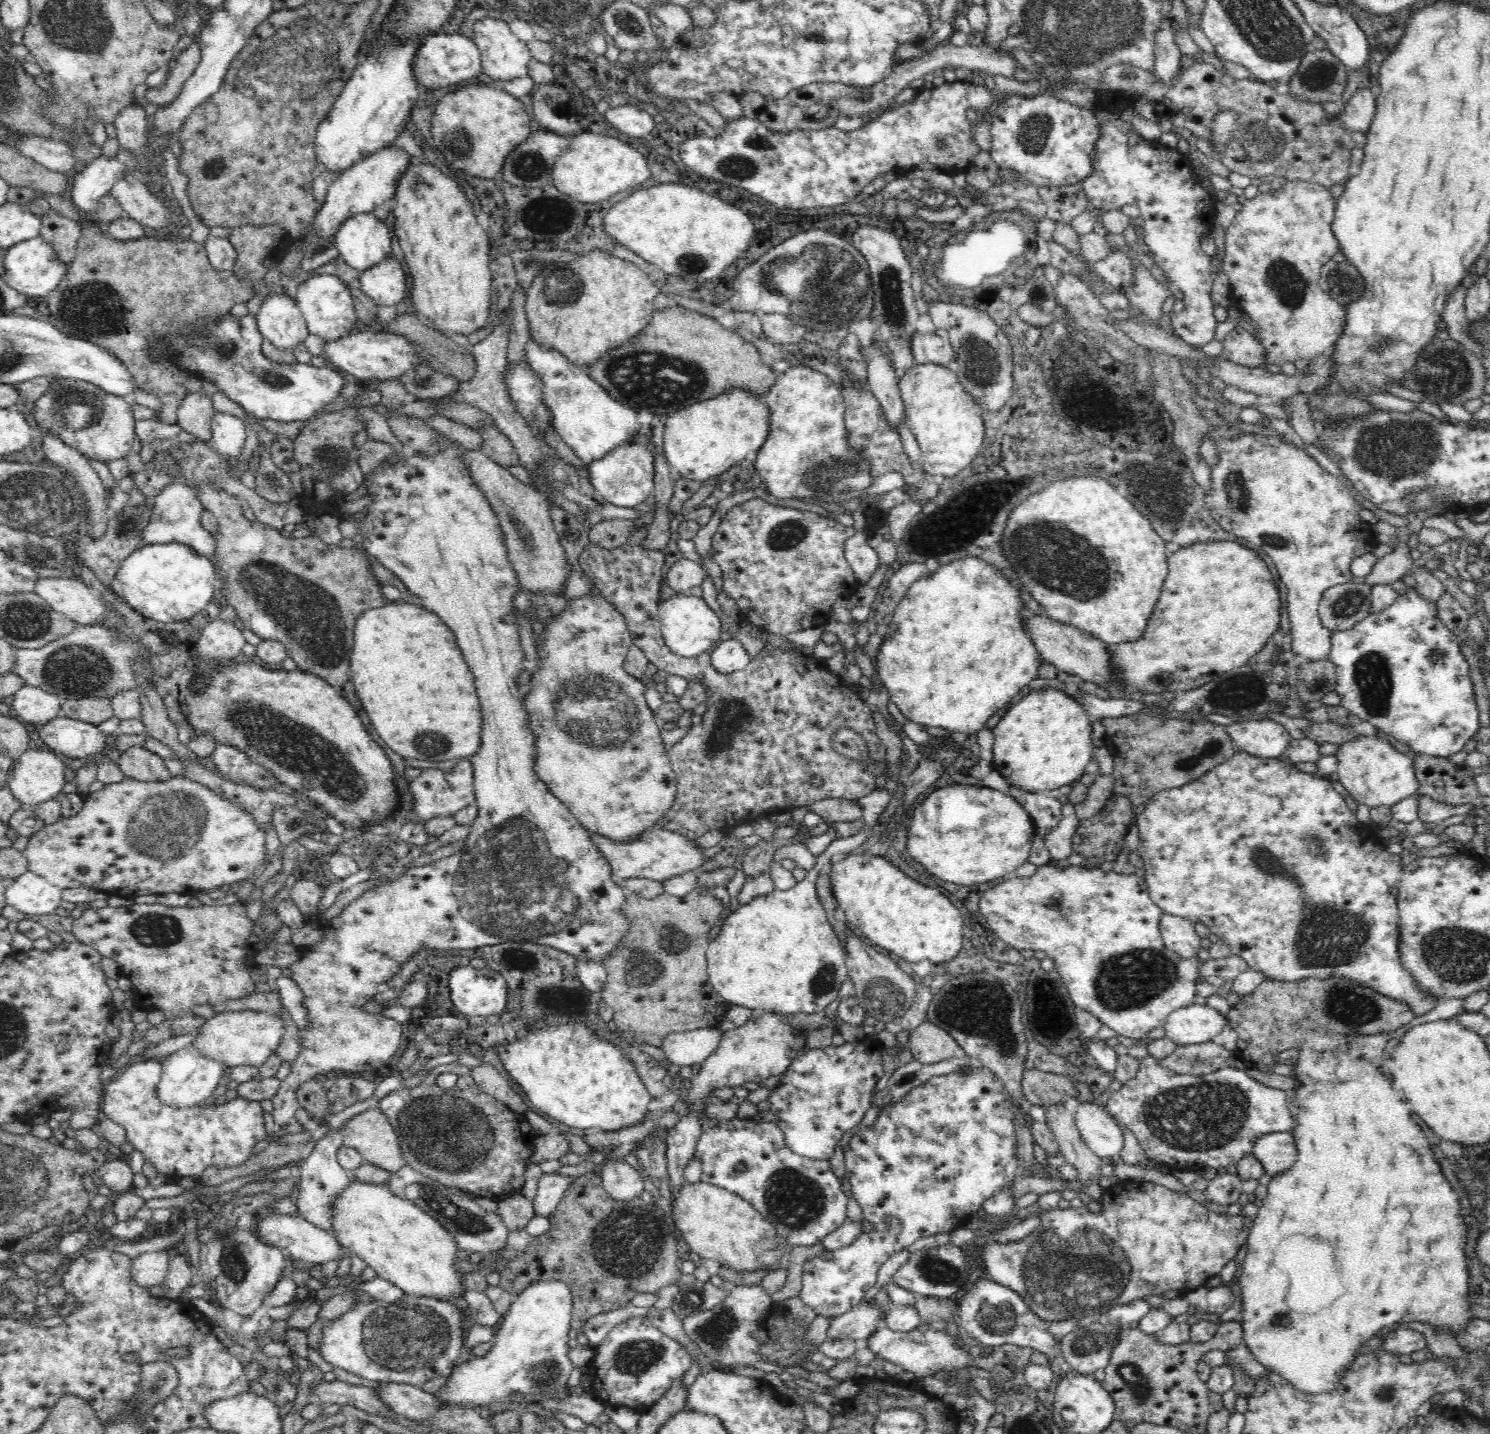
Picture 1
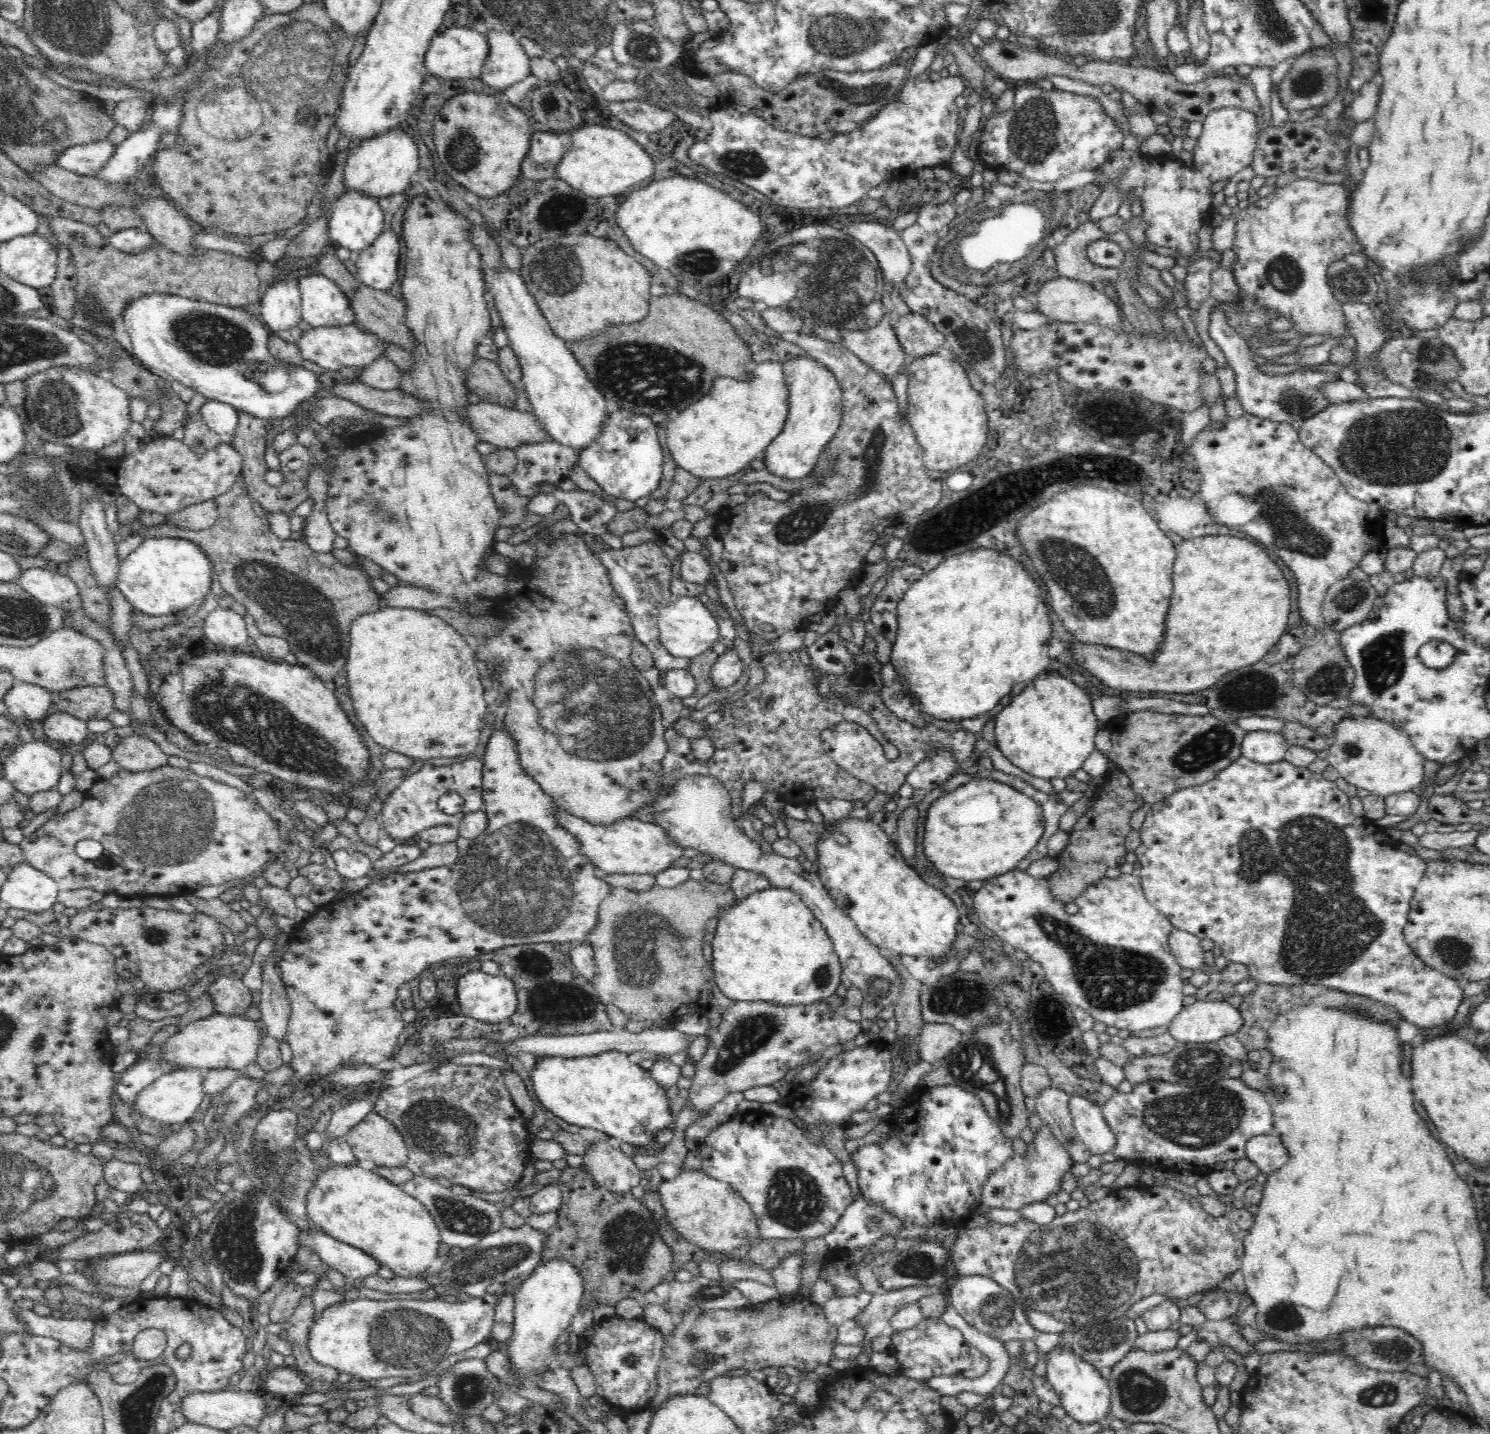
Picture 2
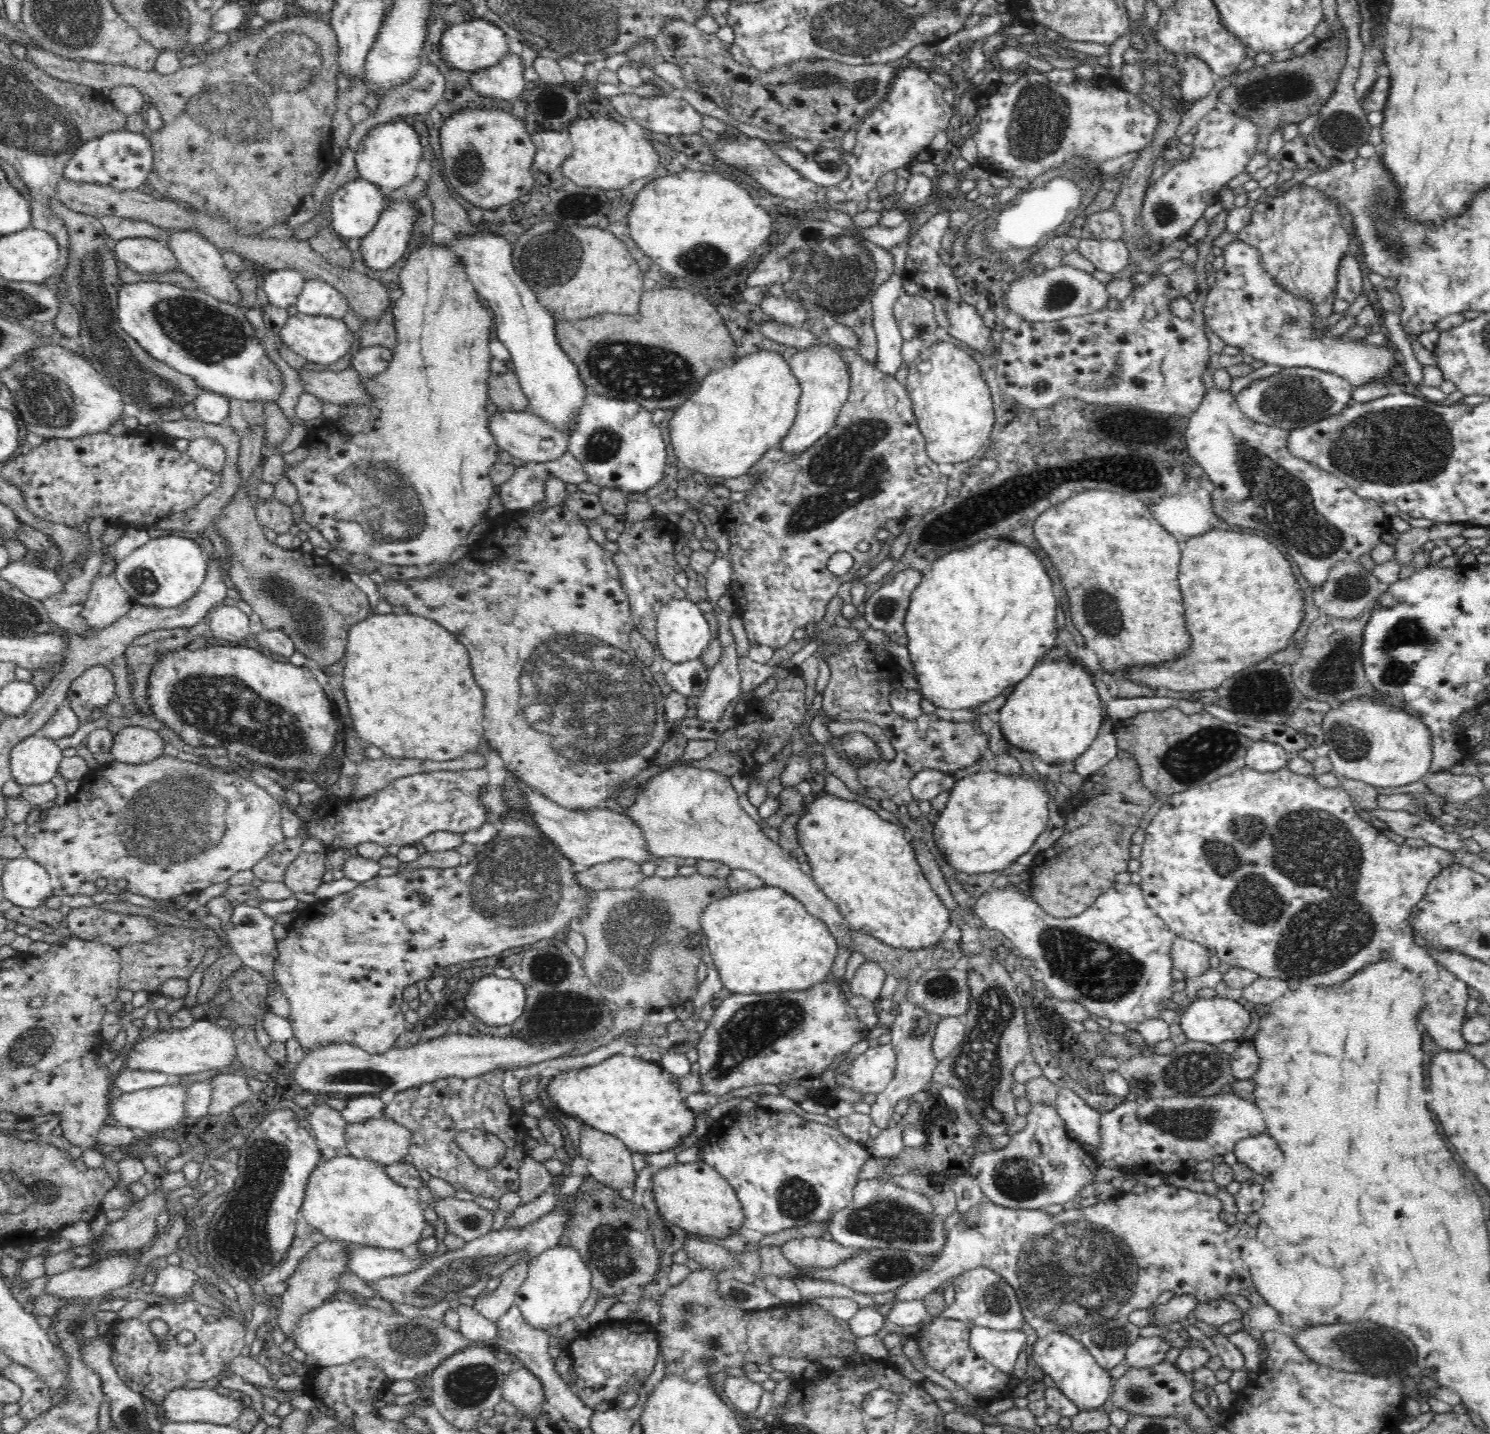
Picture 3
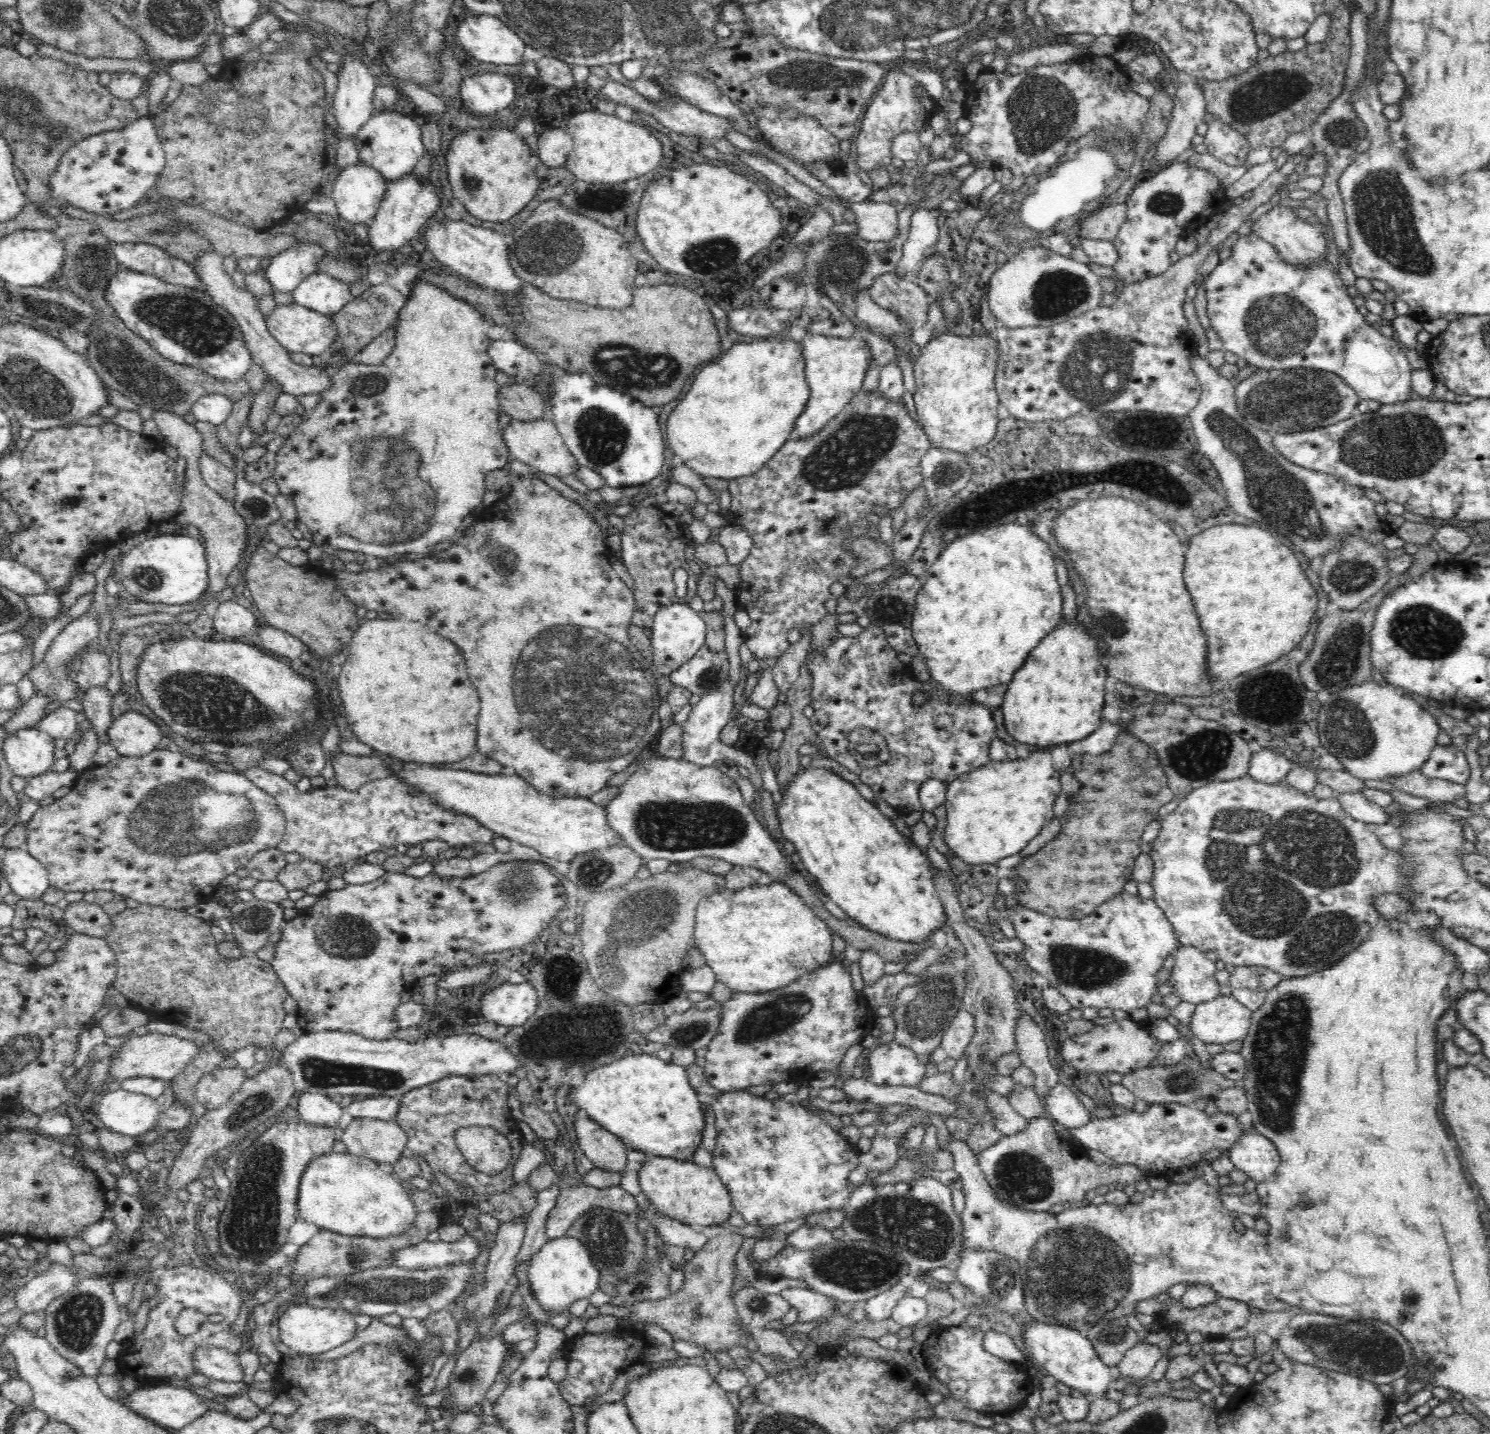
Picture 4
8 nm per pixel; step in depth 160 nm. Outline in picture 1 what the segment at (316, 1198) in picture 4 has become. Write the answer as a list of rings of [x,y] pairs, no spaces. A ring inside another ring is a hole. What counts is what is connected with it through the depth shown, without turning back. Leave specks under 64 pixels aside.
[[[353,1180],[352,1184],[348,1184],[348,1188],[332,1202],[330,1219],[335,1237],[346,1250],[365,1260],[367,1266],[373,1268],[378,1277],[391,1282],[406,1294],[450,1301],[464,1296],[464,1272],[456,1267],[456,1252],[459,1248],[454,1236],[440,1221],[426,1214],[411,1200],[402,1200],[390,1192],[386,1184],[364,1184]]]

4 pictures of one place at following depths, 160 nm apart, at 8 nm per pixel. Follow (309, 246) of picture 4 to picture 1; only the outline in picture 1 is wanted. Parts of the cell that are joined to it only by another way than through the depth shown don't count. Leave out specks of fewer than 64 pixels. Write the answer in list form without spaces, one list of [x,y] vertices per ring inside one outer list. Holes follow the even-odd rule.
[[[286,293],[267,297],[256,315],[258,330],[276,348],[296,348],[309,334],[297,301]]]

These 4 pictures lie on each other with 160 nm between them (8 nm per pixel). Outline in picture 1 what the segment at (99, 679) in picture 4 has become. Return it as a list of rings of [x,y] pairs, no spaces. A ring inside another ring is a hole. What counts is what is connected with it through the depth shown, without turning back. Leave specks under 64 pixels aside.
[[[74,698],[62,701],[60,717],[70,717],[90,724],[98,725],[110,720],[113,715],[113,706],[110,698]]]

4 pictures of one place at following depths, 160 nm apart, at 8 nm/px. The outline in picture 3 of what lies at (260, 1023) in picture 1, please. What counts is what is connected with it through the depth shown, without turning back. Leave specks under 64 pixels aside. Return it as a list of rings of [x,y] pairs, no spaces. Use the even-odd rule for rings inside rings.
[[[211,1019],[195,1020],[189,1028],[173,1029],[160,1033],[148,1033],[136,1043],[125,1057],[124,1068],[139,1071],[163,1072],[172,1079],[181,1074],[192,1074],[226,1068],[236,1058],[234,1027],[216,1026]]]

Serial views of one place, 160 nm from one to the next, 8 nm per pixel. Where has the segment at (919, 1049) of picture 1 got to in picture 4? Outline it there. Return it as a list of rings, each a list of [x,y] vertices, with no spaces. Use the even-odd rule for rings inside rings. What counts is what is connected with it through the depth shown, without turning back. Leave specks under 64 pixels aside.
[[[959,1010],[941,1039],[941,1047],[950,1058],[959,1059],[968,1049],[972,1036],[976,1034],[975,1018],[972,1014]]]

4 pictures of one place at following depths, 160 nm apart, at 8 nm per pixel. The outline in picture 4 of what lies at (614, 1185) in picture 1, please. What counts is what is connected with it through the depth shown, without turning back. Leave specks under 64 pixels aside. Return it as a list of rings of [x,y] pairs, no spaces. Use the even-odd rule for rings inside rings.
[[[590,1117],[576,1119],[574,1126],[579,1147],[595,1168],[624,1171],[628,1164],[627,1146],[621,1139]]]

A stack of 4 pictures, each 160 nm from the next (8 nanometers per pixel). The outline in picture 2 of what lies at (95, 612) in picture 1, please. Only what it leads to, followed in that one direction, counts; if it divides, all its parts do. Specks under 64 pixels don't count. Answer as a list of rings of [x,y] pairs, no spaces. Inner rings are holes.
[[[29,568],[20,572],[16,578],[18,586],[44,604],[74,612],[83,602],[78,585],[68,577],[45,568]]]

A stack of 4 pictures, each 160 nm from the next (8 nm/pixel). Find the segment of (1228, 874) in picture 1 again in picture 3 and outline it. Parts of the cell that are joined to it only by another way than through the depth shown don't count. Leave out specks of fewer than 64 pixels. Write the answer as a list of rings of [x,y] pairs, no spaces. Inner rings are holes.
[[[1248,765],[1238,768],[1231,775],[1221,776],[1218,780],[1202,784],[1179,792],[1163,799],[1162,806],[1157,814],[1148,823],[1145,829],[1145,841],[1142,844],[1140,886],[1146,899],[1146,904],[1169,926],[1169,929],[1178,937],[1193,940],[1206,948],[1214,948],[1221,962],[1232,967],[1244,968],[1256,973],[1258,977],[1278,978],[1290,985],[1308,983],[1314,987],[1336,987],[1345,984],[1368,966],[1378,962],[1396,962],[1404,969],[1408,969],[1418,977],[1422,977],[1422,985],[1426,991],[1426,998],[1420,1016],[1419,1026],[1436,1042],[1438,1048],[1450,1051],[1464,1051],[1467,1045],[1462,1035],[1462,1026],[1468,1018],[1466,1003],[1468,1002],[1467,985],[1459,980],[1453,972],[1441,966],[1431,954],[1418,946],[1413,939],[1413,927],[1410,926],[1411,914],[1415,904],[1422,900],[1430,880],[1439,875],[1442,870],[1455,862],[1454,854],[1450,851],[1434,847],[1430,844],[1423,847],[1398,845],[1390,841],[1381,829],[1372,823],[1362,820],[1356,815],[1352,797],[1340,787],[1324,787],[1314,775],[1304,776],[1292,772],[1287,766],[1274,772],[1258,772]]]

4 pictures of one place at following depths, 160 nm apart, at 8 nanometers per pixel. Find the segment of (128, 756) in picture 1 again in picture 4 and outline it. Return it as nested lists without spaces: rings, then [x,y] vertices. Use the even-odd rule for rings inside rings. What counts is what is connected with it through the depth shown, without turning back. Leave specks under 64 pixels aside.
[[[130,710],[113,720],[108,728],[109,743],[119,752],[119,756],[146,756],[160,748],[163,732],[154,721],[140,712]]]

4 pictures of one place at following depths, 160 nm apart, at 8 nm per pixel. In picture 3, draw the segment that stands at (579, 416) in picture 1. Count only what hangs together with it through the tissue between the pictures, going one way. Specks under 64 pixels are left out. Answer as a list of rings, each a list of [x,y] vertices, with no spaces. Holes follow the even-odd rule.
[[[486,231],[472,236],[454,236],[449,244],[444,245],[464,265],[479,298],[489,302],[497,338],[510,351],[516,376],[529,400],[530,410],[568,435],[574,416],[582,408],[590,388],[582,382],[578,367],[556,341],[555,317],[539,303],[536,293],[517,273],[513,265],[513,246],[506,238]]]

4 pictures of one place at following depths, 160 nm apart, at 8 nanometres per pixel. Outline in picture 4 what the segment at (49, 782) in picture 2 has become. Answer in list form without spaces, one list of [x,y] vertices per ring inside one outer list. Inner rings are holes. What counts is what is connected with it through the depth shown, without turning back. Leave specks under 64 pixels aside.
[[[38,726],[32,728],[22,728],[14,734],[5,738],[3,751],[6,762],[12,773],[18,777],[24,777],[26,780],[34,776],[41,776],[52,770],[54,762],[55,738],[42,732]]]

